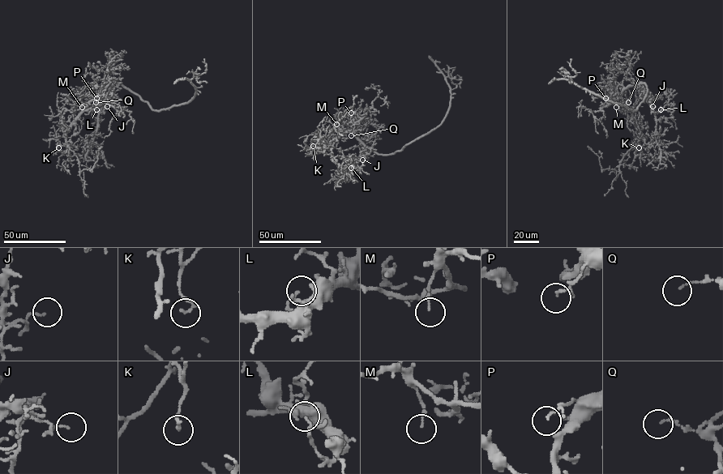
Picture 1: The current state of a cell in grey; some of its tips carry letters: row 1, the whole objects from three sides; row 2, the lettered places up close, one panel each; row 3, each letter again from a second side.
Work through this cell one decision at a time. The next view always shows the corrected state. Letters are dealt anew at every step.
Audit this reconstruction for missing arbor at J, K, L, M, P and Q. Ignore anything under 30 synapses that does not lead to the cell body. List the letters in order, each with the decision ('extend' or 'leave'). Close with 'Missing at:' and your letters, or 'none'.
J: leave
K: leave
L: leave
M: leave
P: leave
Q: leave
Missing at: none

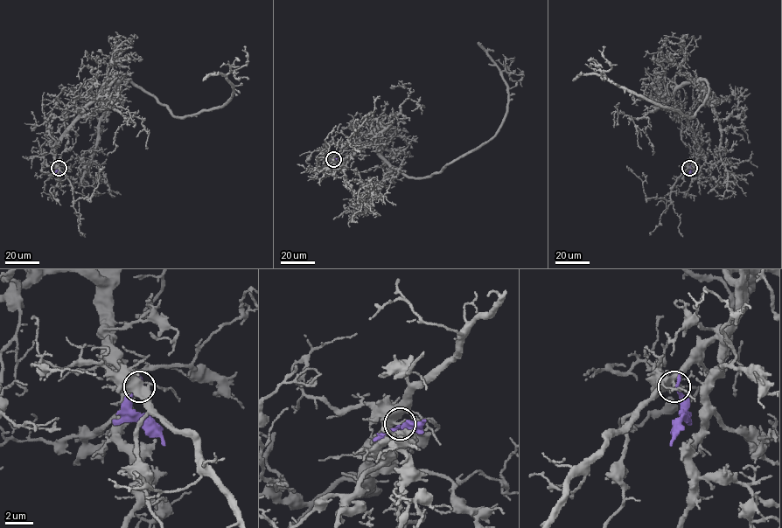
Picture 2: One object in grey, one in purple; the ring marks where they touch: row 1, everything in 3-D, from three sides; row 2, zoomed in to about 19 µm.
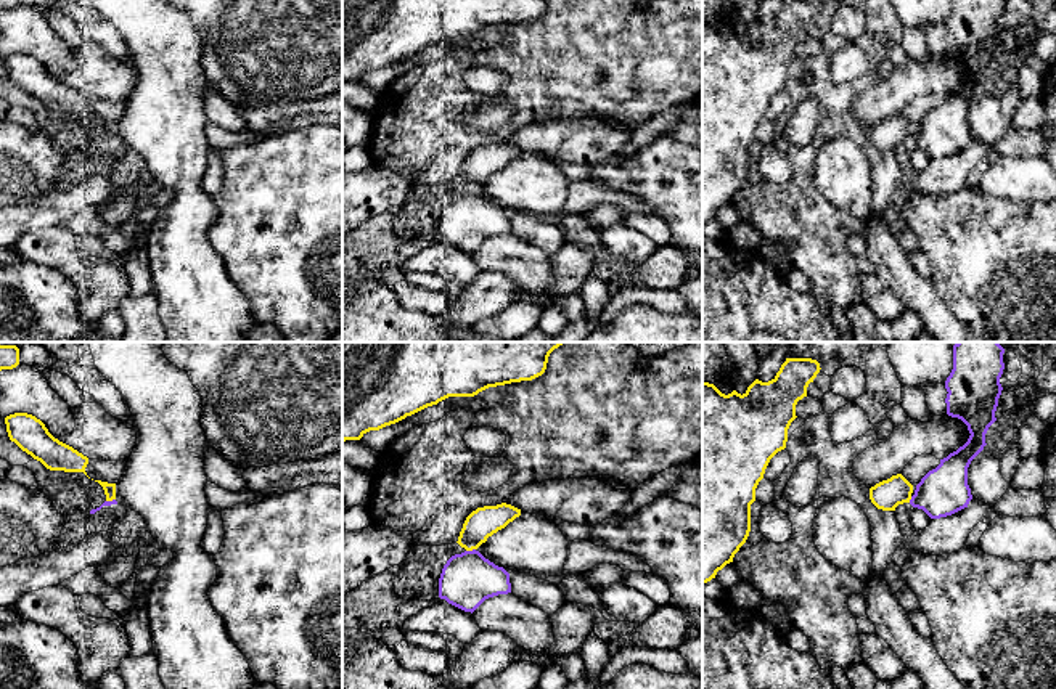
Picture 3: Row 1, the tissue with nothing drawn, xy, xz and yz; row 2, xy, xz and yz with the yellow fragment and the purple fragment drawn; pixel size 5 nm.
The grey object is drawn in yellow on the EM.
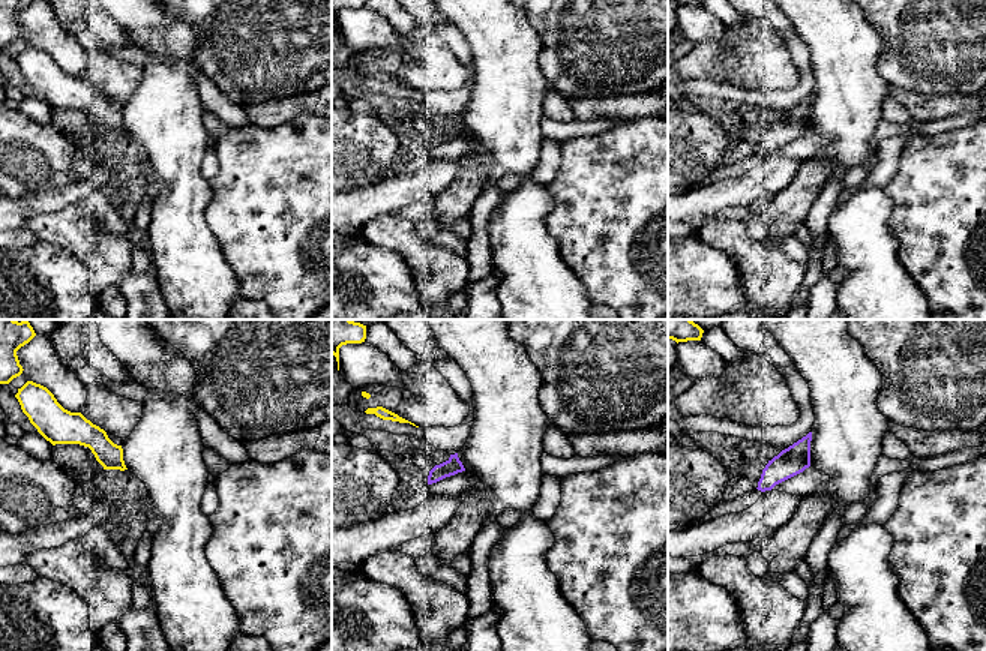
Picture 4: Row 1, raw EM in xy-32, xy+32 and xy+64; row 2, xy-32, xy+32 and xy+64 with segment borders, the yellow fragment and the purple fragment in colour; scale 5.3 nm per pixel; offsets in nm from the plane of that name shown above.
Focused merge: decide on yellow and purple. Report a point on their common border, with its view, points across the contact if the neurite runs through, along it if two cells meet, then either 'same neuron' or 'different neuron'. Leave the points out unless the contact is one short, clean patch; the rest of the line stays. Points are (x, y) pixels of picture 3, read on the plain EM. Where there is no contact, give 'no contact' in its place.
contact xz (470, 190); border xz (474, 188), (466, 191); different neuron

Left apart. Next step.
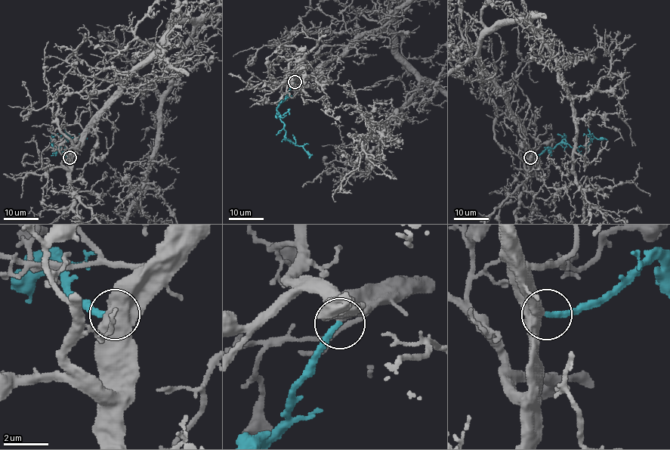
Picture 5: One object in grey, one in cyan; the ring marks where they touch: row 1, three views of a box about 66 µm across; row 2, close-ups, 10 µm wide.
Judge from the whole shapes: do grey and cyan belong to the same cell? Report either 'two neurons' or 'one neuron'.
one neuron

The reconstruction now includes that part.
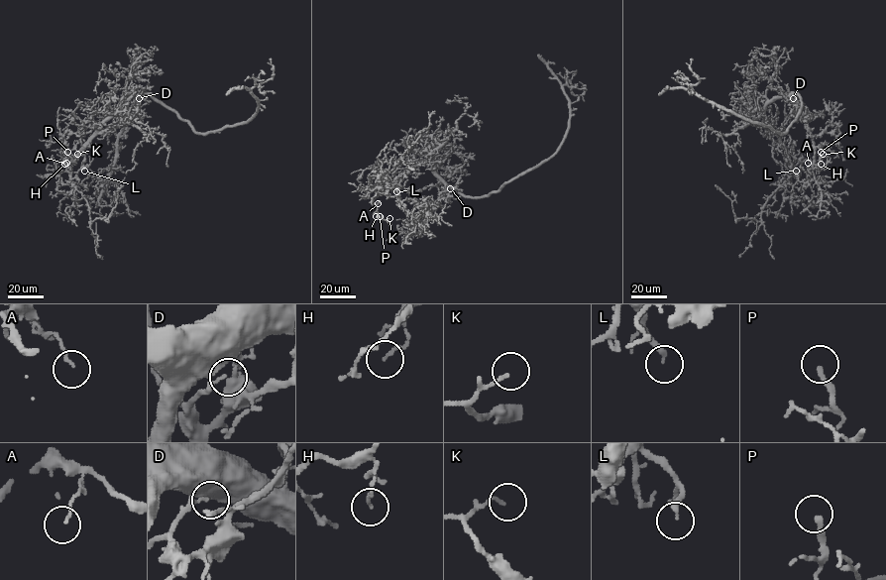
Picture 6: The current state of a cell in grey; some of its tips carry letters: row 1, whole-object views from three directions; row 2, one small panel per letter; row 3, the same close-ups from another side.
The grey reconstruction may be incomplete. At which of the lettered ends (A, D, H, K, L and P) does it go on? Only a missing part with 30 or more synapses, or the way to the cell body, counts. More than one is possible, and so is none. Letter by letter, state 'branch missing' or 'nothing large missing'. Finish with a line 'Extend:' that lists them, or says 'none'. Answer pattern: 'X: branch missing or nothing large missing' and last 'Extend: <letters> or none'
A: nothing large missing
D: branch missing
H: nothing large missing
K: nothing large missing
L: branch missing
P: nothing large missing
Extend: D, L

